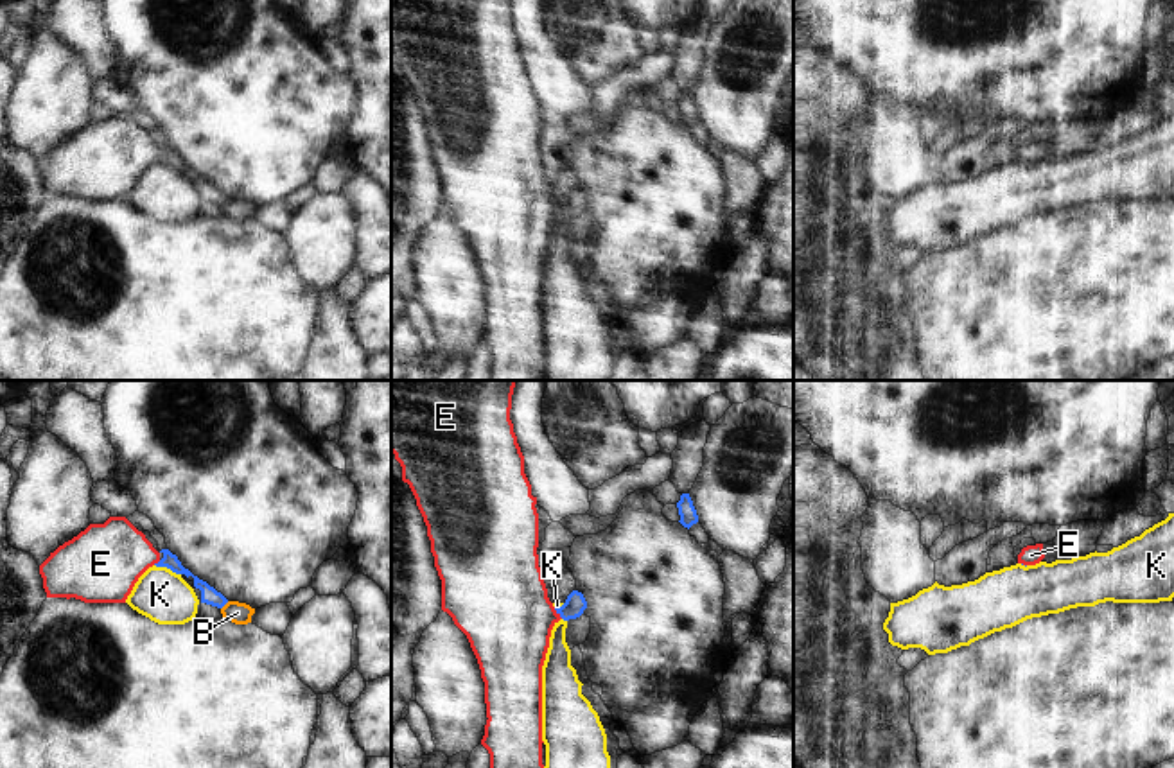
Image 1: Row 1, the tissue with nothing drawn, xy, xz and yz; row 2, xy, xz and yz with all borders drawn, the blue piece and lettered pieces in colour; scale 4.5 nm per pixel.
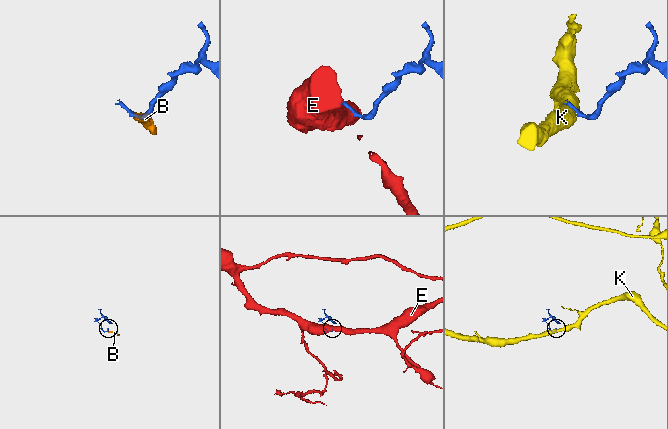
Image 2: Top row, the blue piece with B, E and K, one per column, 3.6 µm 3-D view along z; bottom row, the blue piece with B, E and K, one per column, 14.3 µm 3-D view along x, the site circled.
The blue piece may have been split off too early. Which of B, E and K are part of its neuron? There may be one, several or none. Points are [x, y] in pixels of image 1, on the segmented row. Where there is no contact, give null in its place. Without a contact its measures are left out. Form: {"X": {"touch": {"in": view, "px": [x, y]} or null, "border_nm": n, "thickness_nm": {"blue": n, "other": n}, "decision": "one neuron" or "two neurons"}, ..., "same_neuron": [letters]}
{"B": {"touch": {"in": "xy", "px": [225, 603]}, "border_nm": 50, "thickness_nm": {"blue": 80, "other": 100}, "decision": "two neurons"}, "E": {"touch": {"in": "xz", "px": [559, 612]}, "border_nm": 60, "thickness_nm": {"blue": 90, "other": 420}, "decision": "one neuron"}, "K": {"touch": {"in": "xy", "px": [167, 567]}, "border_nm": 130, "thickness_nm": {"blue": 80, "other": 240}, "decision": "two neurons"}, "same_neuron": ["E"]}

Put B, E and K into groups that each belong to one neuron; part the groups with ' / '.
B / E / K

